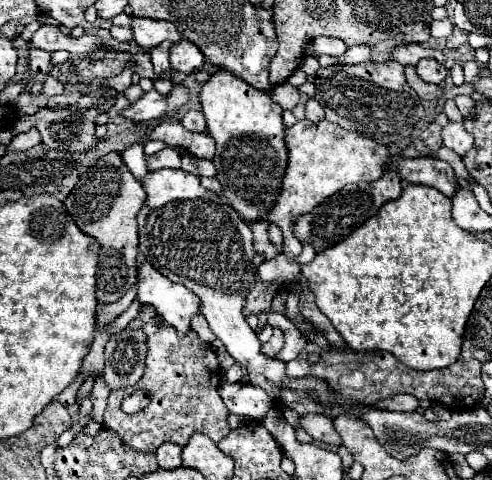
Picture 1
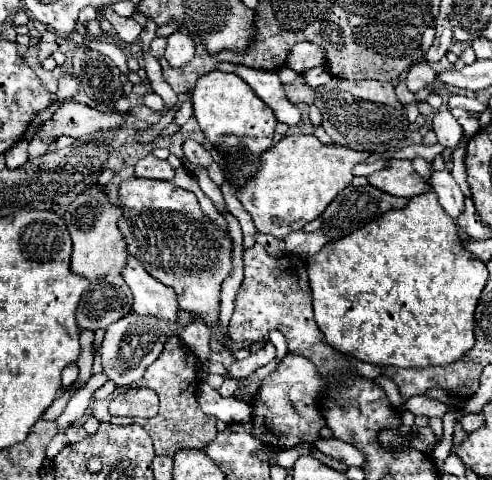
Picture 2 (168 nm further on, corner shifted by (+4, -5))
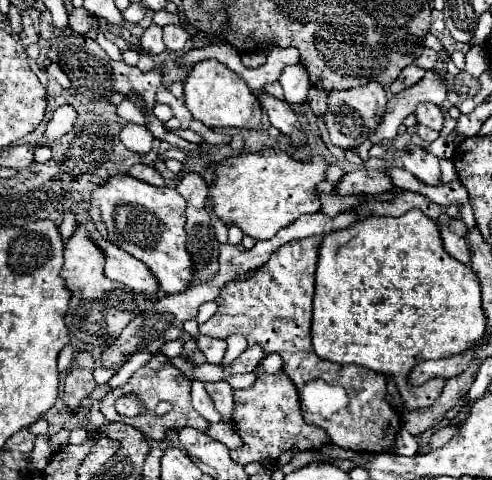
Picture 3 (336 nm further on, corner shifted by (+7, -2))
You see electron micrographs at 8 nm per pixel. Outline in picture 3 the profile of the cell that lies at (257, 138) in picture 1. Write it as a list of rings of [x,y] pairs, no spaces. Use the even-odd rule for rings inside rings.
[[[210,59],[192,67],[184,81],[184,99],[192,117],[206,127],[238,127],[238,129],[262,129],[262,107],[246,81],[230,71],[226,65]]]

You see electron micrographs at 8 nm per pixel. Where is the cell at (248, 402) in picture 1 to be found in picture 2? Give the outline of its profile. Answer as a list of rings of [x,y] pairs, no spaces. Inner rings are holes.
[[[207,382],[199,386],[197,402],[205,414],[211,414],[227,424],[233,422],[251,422],[253,418],[253,408],[251,404],[237,400],[237,398],[223,398],[219,396],[217,390],[213,390]]]

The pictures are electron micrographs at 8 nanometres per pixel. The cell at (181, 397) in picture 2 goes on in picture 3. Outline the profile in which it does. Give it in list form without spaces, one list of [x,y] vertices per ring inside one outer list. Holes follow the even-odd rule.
[[[156,353],[152,355],[152,359],[140,367],[138,371],[134,371],[134,375],[122,385],[126,387],[128,393],[136,393],[144,405],[146,405],[146,413],[140,415],[140,417],[124,417],[124,415],[118,415],[112,407],[108,409],[108,393],[106,397],[100,401],[100,411],[104,413],[104,417],[108,421],[122,421],[126,425],[132,425],[136,427],[138,431],[142,431],[146,435],[146,439],[150,441],[156,441],[156,443],[162,443],[166,439],[166,433],[168,431],[174,431],[174,429],[180,429],[180,427],[194,427],[198,431],[206,431],[208,429],[208,421],[194,411],[194,407],[190,405],[190,379],[186,375],[182,375],[180,369],[176,369],[172,363],[170,363],[170,357],[166,357],[164,353]],[[160,401],[168,401],[172,405],[172,409],[166,413],[166,415],[156,415],[156,405]]]

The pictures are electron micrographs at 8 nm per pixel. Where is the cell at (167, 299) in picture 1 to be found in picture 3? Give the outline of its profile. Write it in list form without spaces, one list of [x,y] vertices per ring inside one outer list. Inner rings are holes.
[[[96,231],[92,235],[92,239],[96,239],[96,243],[100,243],[100,247],[106,253],[104,273],[110,279],[124,283],[126,287],[130,287],[136,293],[142,293],[150,301],[156,301],[160,297],[160,285],[158,285],[156,277],[136,257],[128,255],[114,243],[104,241],[102,237],[96,235]]]

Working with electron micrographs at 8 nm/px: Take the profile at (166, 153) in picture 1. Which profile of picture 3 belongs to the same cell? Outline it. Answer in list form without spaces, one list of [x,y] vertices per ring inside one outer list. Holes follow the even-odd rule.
[[[136,163],[136,165],[130,167],[128,175],[136,177],[136,179],[142,179],[144,183],[150,183],[150,185],[164,185],[164,177],[162,177],[162,173],[160,173],[156,167],[152,167],[152,165]]]

